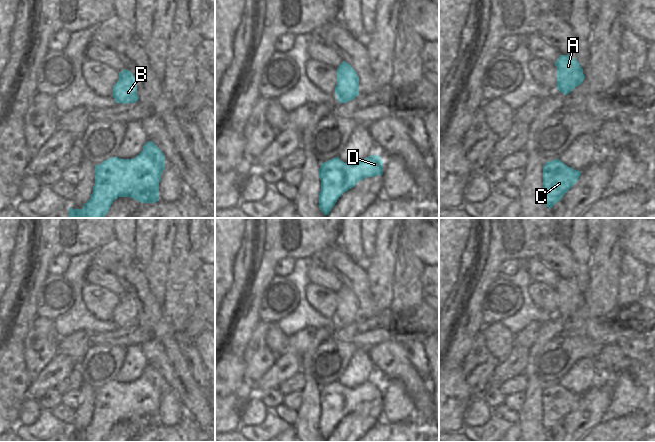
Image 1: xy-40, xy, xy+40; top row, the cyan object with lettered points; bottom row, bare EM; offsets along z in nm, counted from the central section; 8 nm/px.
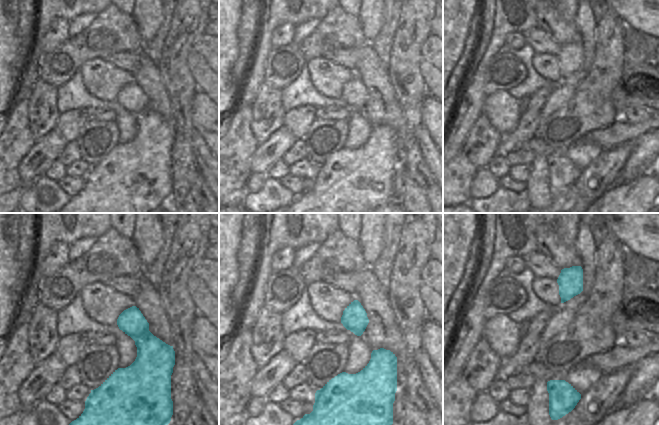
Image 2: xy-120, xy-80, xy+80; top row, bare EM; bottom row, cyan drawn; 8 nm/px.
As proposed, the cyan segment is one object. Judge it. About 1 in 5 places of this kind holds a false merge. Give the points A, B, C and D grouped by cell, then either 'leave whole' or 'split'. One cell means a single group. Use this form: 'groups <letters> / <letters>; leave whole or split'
groups A B C D; leave whole

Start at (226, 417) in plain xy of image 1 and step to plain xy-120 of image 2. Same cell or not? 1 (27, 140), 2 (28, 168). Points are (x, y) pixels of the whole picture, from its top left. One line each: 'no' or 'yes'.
1: yes
2: no

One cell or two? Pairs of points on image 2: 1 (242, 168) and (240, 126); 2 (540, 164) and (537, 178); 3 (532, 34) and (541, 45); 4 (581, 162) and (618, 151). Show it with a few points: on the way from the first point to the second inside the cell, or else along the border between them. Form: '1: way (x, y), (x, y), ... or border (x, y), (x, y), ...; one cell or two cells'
1: way (240, 158), (240, 136); one cell
2: way (539, 167), (539, 175); one cell
3: way (535, 37), (540, 42); one cell
4: border (603, 150), (581, 170); two cells

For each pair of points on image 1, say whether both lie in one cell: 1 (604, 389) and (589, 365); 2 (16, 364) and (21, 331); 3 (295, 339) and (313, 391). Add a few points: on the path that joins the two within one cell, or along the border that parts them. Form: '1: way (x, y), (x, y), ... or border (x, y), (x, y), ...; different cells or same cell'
1: border (613, 386), (607, 381), (600, 381), (581, 395); different cells
2: border (22, 340), (12, 340), (10, 342); different cells
3: border (314, 334), (311, 343), (301, 355); different cells

